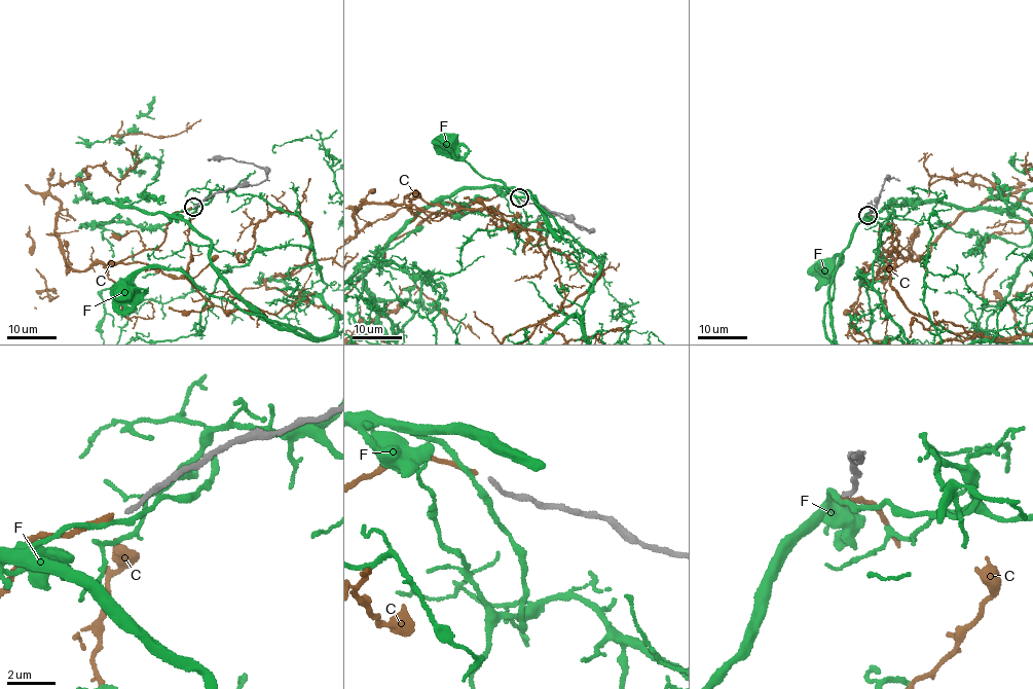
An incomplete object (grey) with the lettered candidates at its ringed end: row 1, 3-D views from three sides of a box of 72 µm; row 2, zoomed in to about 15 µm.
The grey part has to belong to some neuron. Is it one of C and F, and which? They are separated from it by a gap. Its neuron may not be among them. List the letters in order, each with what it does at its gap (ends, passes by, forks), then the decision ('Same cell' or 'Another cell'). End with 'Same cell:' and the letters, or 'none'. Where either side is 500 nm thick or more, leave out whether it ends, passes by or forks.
C: It ends there. Same cell
F: It passes by. Another cell
Same cell: C

